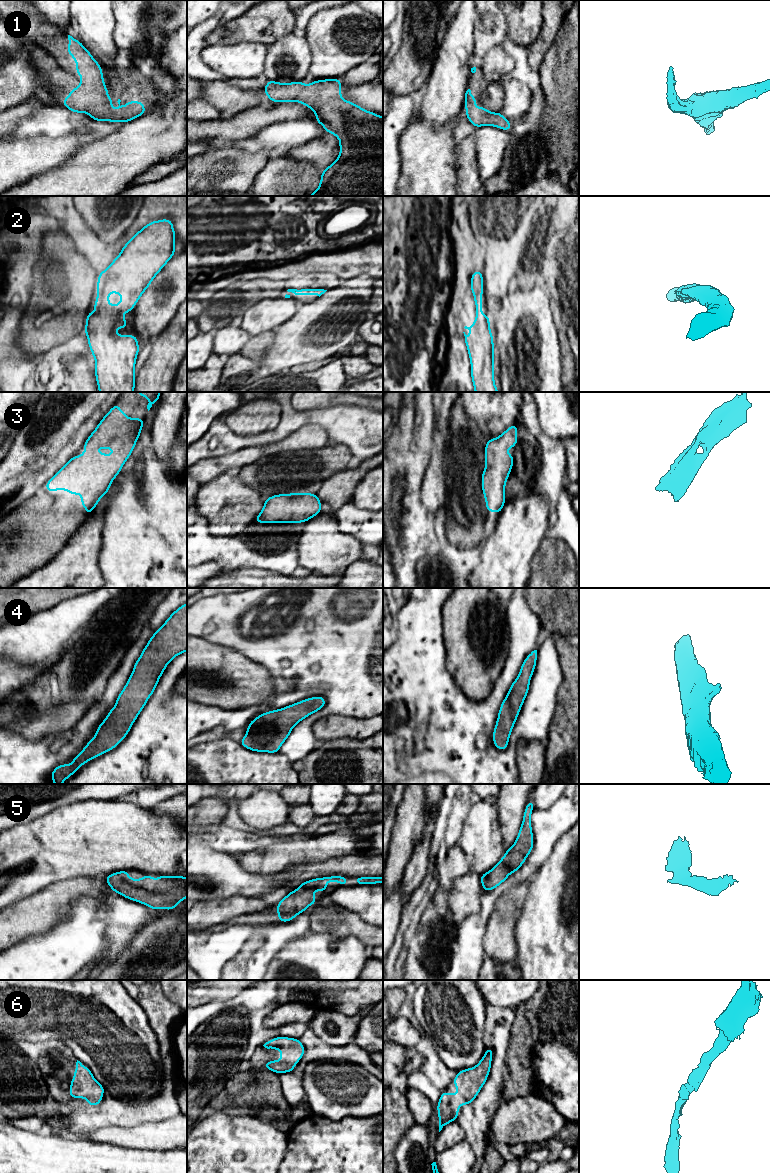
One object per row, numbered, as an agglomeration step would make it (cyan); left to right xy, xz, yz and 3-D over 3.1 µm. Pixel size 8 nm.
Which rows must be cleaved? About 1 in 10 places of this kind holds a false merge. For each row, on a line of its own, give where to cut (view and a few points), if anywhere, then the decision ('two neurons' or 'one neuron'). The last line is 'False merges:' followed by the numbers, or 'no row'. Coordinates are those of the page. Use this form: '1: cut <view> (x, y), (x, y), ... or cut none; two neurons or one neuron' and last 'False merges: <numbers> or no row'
1: cut none; one neuron
2: cut none; one neuron
3: cut none; one neuron
4: cut none; one neuron
5: cut none; one neuron
6: cut none; one neuron
False merges: no row

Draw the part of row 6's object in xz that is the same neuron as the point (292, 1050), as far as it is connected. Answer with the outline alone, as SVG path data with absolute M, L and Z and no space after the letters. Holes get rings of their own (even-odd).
M280 1036L267 1041L265 1048L281 1051L281 1059L264 1062L264 1068L277 1074L292 1072L305 1053L304 1045L299 1039Z

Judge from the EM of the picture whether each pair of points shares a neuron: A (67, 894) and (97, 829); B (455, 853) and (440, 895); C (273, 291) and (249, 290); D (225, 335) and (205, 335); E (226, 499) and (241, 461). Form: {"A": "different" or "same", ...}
{"A": "different", "B": "same", "C": "same", "D": "different", "E": "different"}

